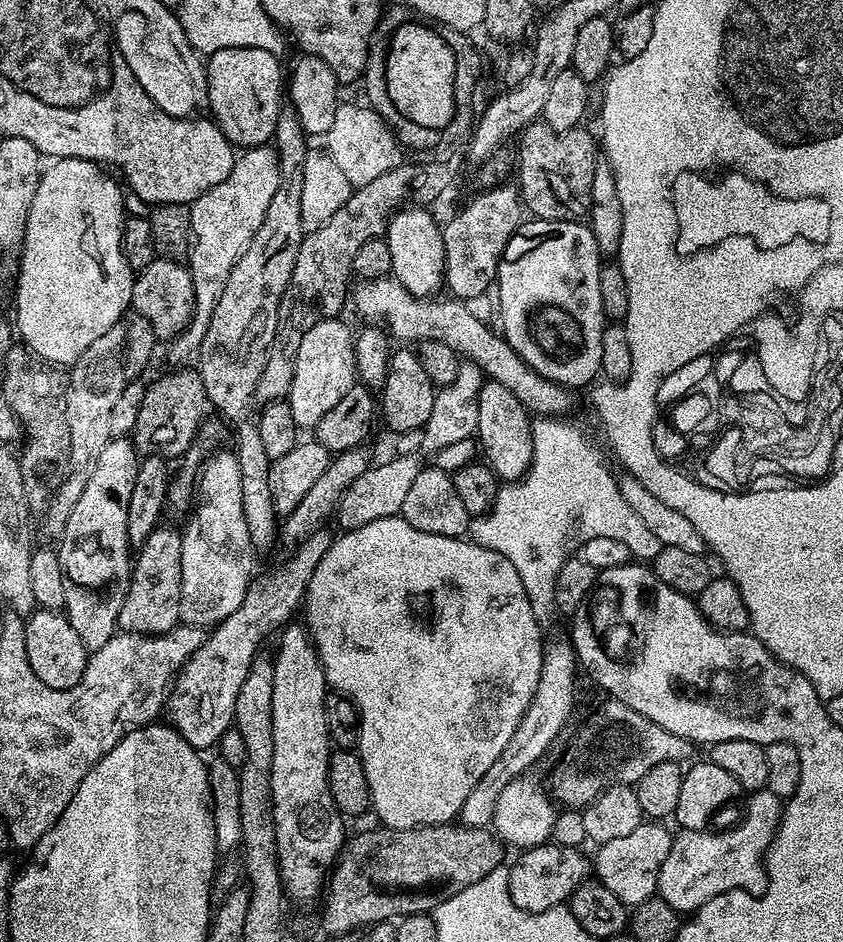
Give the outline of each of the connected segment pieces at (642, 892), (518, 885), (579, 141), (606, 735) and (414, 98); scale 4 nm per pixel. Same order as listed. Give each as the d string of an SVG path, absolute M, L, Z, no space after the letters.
M642 822L634 834L625 834L595 849L594 876L606 890L611 890L623 904L635 906L653 899L657 895L658 870L670 854L673 833L664 829L660 822Z
M553 842L523 849L508 868L508 889L514 906L518 906L518 910L541 912L567 905L574 890L590 876L590 860L582 852L579 847L567 848Z
M533 122L519 133L520 140L520 184L518 191L525 209L528 208L538 220L575 220L583 221L590 210L590 189L594 182L594 170L598 163L598 140L584 129L577 126L570 130L554 130L543 122Z
M611 698L605 701L605 704L598 705L577 726L576 733L573 734L572 741L568 744L568 749L561 754L560 761L557 762L556 769L552 772L550 795L557 805L565 809L583 810L593 804L607 788L635 785L636 781L642 778L642 774L646 774L646 770L654 770L654 766L662 762L671 764L684 762L694 748L693 741L678 738L670 734L670 730L662 730L662 726L650 722L650 718L638 714L638 710L630 710L630 706L626 706L622 701Z
M407 22L393 34L385 58L386 90L390 92L391 101L404 118L416 122L418 126L444 130L452 123L456 113L454 50L450 50L443 34L435 32L435 27L424 24Z

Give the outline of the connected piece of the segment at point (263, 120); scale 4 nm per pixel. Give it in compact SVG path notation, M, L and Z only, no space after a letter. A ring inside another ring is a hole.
M248 48L218 50L207 57L207 107L212 108L211 115L222 134L237 149L251 150L267 145L273 139L282 105L280 63L281 57L270 50Z

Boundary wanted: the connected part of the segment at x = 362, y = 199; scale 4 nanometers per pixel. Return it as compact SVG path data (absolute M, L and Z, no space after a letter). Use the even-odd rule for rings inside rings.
M456 156L432 160L429 164L403 162L380 174L374 181L357 187L345 205L328 222L305 235L278 310L277 332L269 348L266 370L262 370L262 378L258 378L256 383L257 401L283 400L287 397L302 338L318 321L339 317L344 308L344 299L347 296L349 299L348 276L353 275L352 259L360 247L367 240L381 239L387 233L392 217L401 208L413 202L420 206L432 206L455 182L459 172L460 160Z

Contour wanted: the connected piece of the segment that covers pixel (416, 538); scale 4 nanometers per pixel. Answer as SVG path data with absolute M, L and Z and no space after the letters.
M401 515L378 518L374 522L366 522L366 526L349 528L339 534L341 536L333 539L330 550L326 550L322 562L318 562L304 591L302 616L304 612L303 623L320 653L327 687L333 693L347 696L360 712L358 751L366 770L366 782L370 782L371 811L376 812L380 819L377 821L385 828L421 828L455 821L462 810L462 802L466 802L470 790L478 786L478 778L482 778L482 774L494 766L498 754L506 750L506 742L510 742L514 730L518 730L518 722L522 722L522 714L526 714L534 698L534 690L538 690L545 646L545 641L540 640L542 621L530 607L530 598L526 598L526 586L522 586L518 570L514 570L510 558L502 558L498 550L490 550L459 536L414 530L414 526L410 526L410 522L406 522Z

